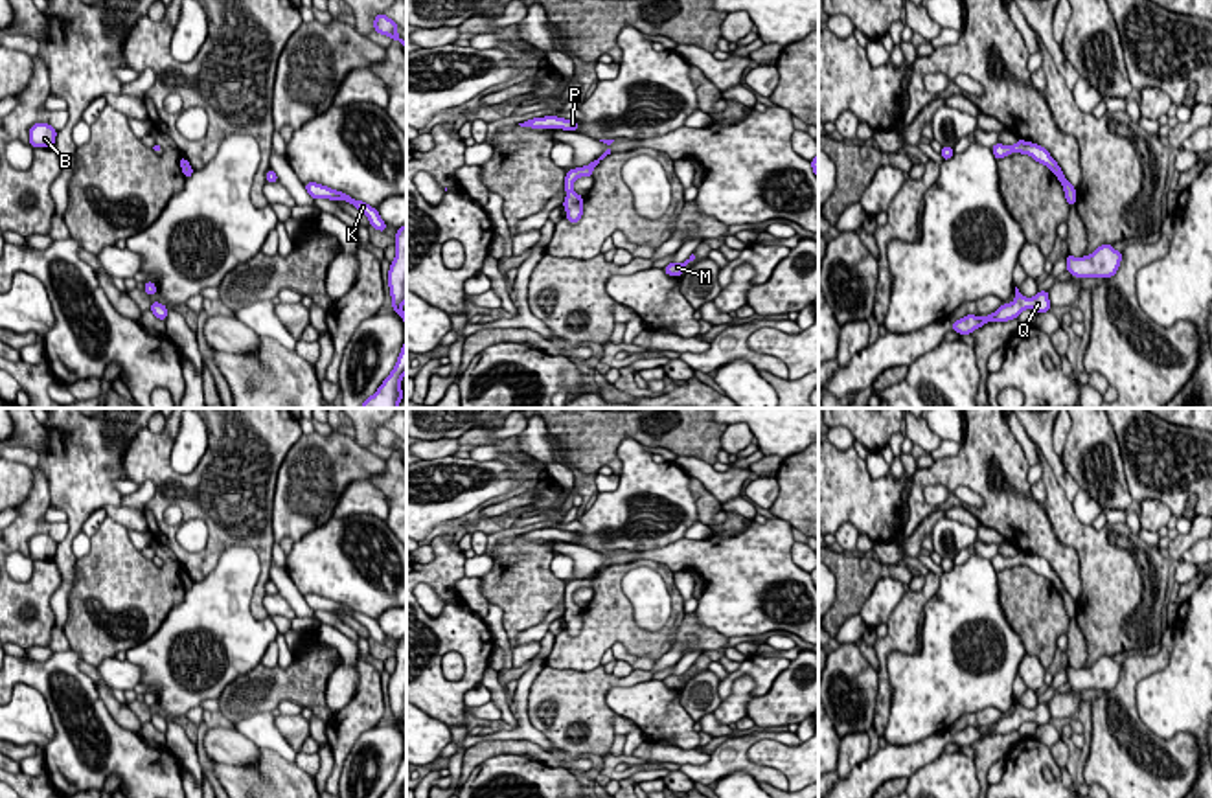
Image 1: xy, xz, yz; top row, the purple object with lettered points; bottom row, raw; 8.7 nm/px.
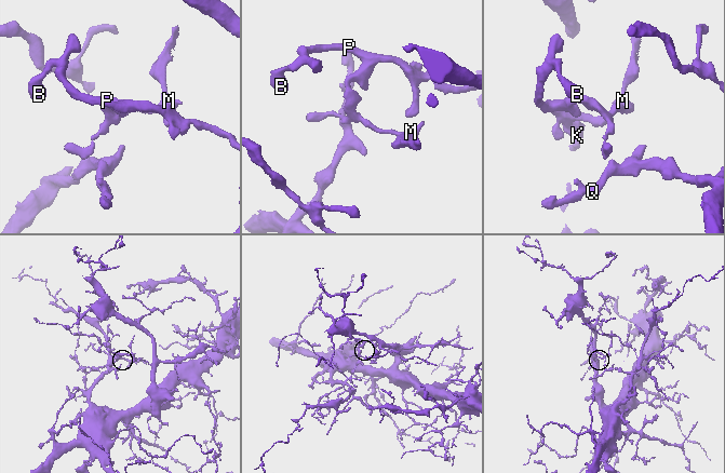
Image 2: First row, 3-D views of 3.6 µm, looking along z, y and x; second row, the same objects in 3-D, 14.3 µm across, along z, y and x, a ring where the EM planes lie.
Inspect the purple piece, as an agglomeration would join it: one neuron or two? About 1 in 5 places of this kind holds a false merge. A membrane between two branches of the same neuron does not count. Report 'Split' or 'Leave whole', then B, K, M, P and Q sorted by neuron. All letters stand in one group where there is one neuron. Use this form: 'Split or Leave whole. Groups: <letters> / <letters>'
Leave whole. Groups: B K M P Q

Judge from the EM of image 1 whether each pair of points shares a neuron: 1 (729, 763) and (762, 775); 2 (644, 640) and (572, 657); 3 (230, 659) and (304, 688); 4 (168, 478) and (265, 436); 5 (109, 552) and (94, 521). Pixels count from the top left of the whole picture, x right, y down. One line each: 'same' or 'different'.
1: same
2: same
3: different
4: same
5: different

